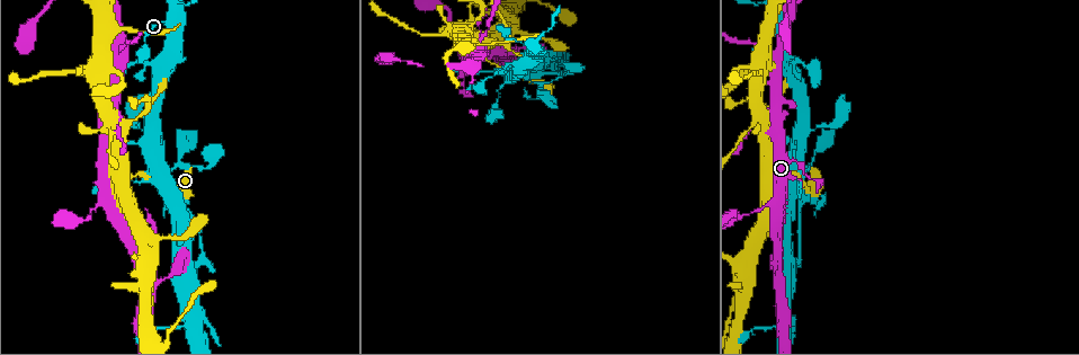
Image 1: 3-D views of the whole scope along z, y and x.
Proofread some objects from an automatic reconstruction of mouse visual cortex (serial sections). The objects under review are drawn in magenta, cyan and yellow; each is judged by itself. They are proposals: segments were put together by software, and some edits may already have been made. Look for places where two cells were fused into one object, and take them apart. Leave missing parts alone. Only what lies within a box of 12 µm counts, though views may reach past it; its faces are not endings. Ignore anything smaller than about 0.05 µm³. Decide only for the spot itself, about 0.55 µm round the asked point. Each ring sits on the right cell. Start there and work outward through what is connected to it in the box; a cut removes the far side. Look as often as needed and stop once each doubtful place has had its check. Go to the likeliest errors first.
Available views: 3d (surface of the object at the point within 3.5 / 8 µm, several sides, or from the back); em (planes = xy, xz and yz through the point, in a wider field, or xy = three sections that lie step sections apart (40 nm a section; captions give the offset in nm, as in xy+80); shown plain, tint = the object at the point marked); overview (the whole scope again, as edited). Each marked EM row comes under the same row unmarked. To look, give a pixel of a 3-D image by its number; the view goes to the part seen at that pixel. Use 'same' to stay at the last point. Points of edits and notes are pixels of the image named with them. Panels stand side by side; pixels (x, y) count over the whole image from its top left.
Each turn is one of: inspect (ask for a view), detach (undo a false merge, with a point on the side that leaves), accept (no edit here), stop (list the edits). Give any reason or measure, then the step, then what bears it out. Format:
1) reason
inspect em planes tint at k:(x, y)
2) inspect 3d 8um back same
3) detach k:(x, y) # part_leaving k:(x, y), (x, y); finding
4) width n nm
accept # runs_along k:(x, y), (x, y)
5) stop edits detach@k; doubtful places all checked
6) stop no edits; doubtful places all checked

inspect 3d 3.5um at 1:(814, 157)

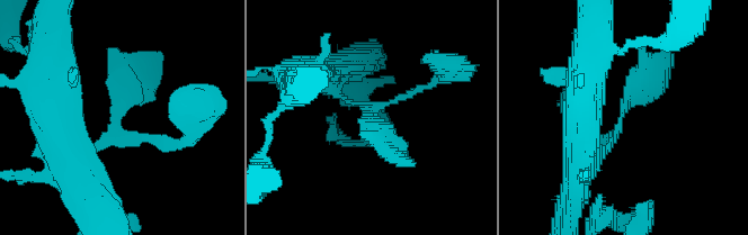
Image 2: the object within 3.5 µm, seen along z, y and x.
arms 3; arm_widths 100, 200, 300 nm; need the tissue
inspect em xy step 1 tint at 2:(115, 114)

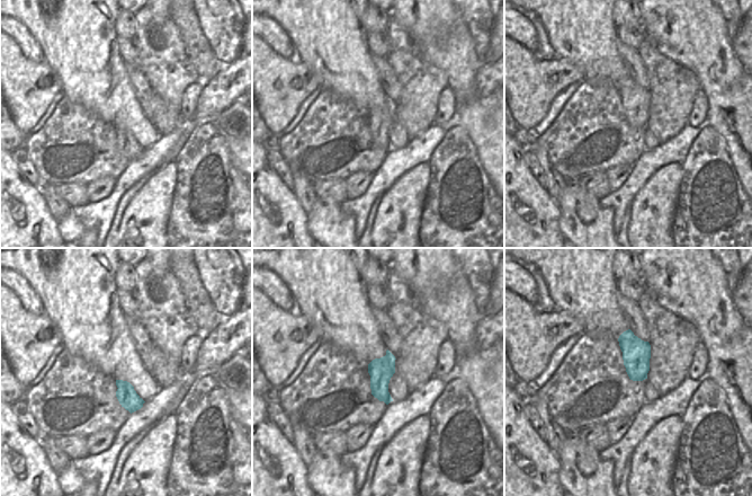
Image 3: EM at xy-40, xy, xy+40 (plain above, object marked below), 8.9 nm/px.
accept # runs_along 2:(581, 156), (607, 150), (624, 105), (665, 63); all the same cell

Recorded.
abrupt turn
inspect 3d 3.5um at 1:(148, 105)

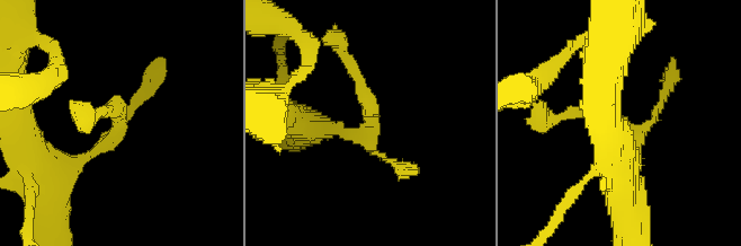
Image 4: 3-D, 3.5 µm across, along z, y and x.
shape alone is not enough
inspect em xy step 1 tint at 4:(115, 126)

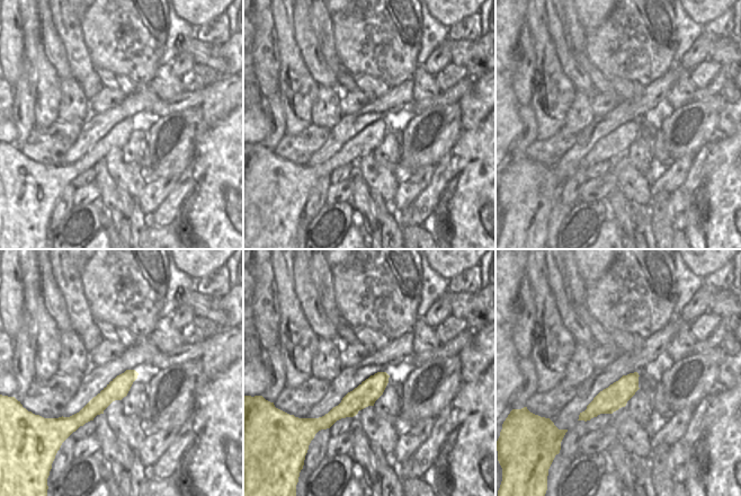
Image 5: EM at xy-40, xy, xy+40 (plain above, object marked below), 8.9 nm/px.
another direction
inspect em xy step 2 tint same

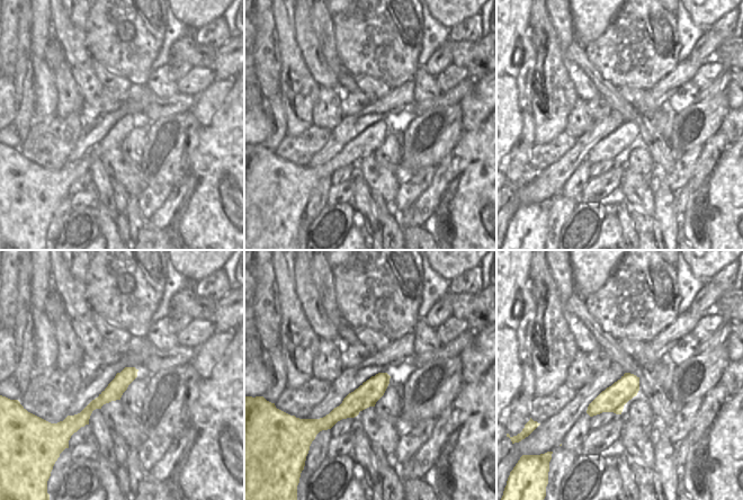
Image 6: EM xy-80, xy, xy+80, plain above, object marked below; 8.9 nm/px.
accept # runs_along 6:(132, 369), (84, 414), (82, 421); all the same cell

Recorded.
three-way junction
inspect 3d 8um at 1:(552, 65)

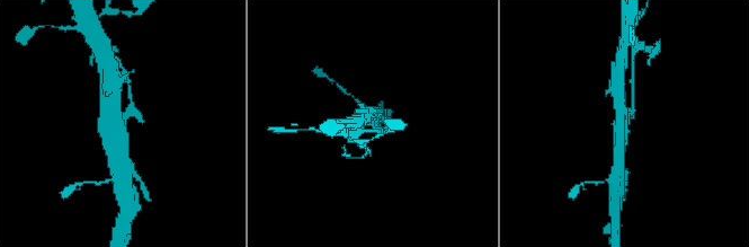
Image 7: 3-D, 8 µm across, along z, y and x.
zoom in
inspect 3d 3.5um at 7:(621, 118)

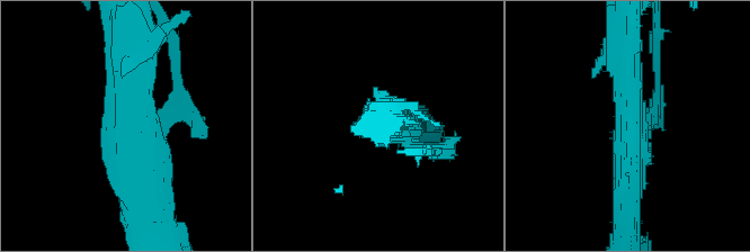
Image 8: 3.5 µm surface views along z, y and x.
need the tissue
inspect em xy step 3 tint at 8:(141, 120)

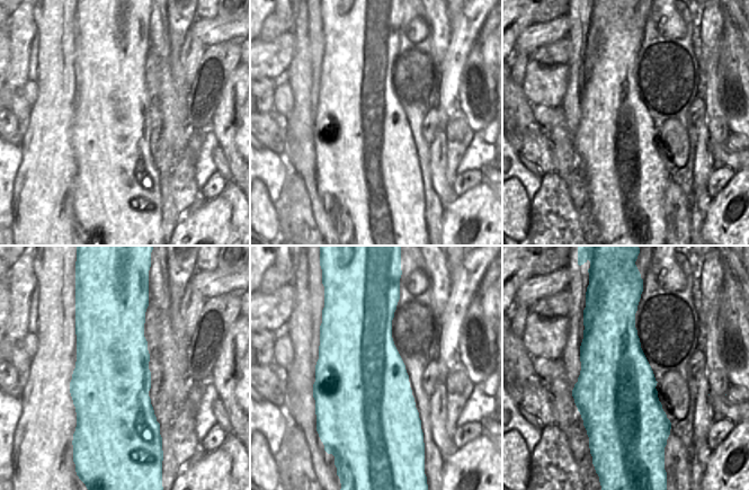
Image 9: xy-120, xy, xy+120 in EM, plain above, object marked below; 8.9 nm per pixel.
accept # runs_along 8:(130, 48), (143, 197); one cell here

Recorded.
thick turns thin
inspect 3d 8um at 1:(760, 72)

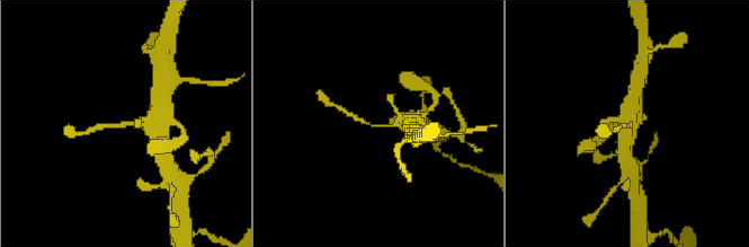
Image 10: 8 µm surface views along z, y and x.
zoom in
inspect 3d 3.5um at 10:(132, 123)

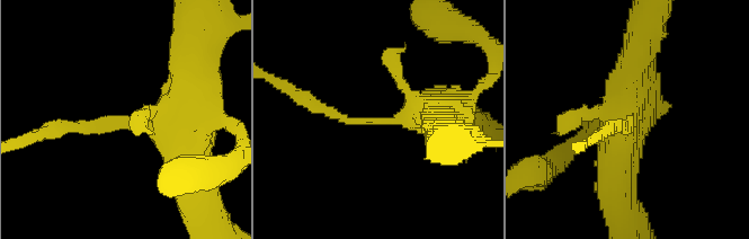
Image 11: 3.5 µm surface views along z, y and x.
arm_widths 150, 600 nm
accept # all the same cell

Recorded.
stop no edits; doubtful places all checked

